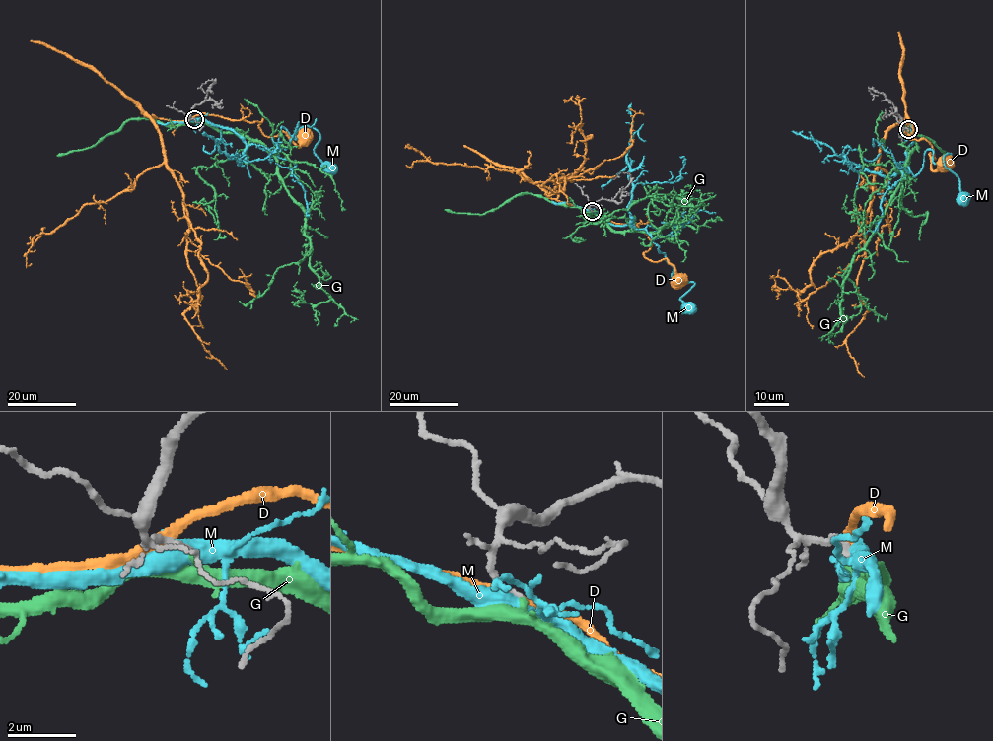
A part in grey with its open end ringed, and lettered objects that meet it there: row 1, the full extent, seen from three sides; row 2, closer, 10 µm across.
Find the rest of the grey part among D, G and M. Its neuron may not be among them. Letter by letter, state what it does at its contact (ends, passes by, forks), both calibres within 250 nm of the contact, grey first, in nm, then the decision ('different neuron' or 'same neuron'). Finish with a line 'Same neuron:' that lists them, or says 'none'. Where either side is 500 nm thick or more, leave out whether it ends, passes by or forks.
D: it passes by; 260 nm thick on the grey side, 240 nm on the other; different neuron
G: it passes by; 190 nm thick on the grey side, 260 nm on the other; same neuron
M: 240 nm thick on the grey side, 550 nm on the other; different neuron
Same neuron: G

